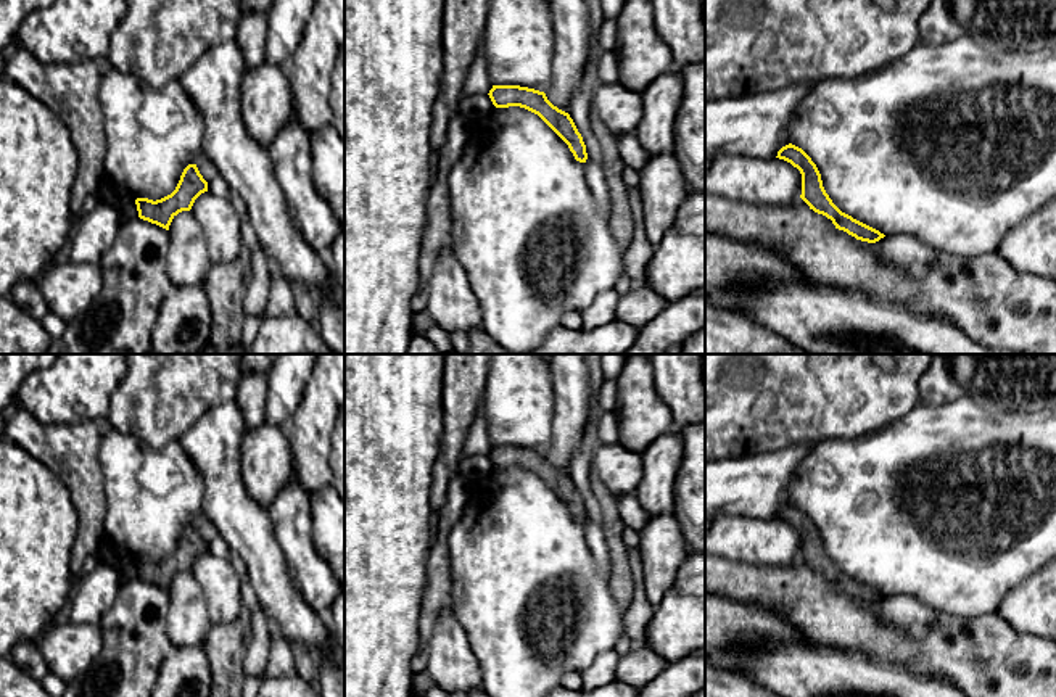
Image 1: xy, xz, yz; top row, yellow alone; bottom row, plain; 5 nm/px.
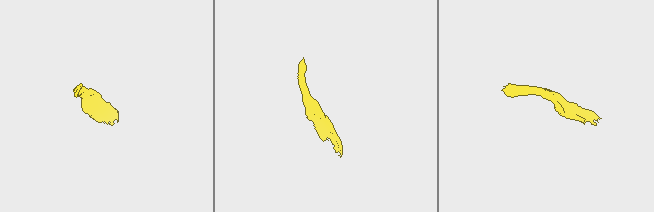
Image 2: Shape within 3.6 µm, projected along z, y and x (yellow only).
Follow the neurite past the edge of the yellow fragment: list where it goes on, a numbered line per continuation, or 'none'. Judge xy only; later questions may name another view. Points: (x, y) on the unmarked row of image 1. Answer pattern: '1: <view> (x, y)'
none

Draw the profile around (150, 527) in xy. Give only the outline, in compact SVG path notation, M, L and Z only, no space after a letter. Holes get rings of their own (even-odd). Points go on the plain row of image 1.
M109 430L98 449L105 476L108 512L106 541L127 549L135 559L161 560L171 555L188 525L201 518L204 485L179 441L164 452L175 462L182 483L163 496L138 483L145 446L130 435Z

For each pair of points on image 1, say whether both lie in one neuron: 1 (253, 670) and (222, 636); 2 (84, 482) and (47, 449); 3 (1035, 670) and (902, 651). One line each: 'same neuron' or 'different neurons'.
1: different neurons
2: same neuron
3: different neurons

